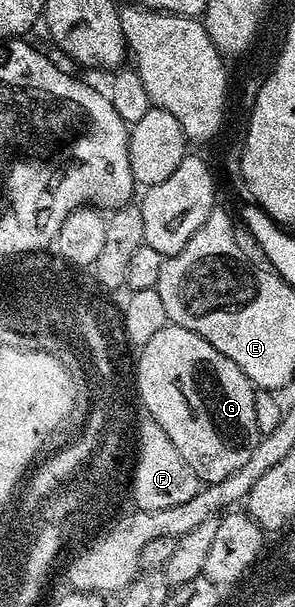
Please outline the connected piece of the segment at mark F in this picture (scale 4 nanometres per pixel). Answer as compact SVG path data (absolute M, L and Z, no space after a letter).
M144 421L138 427L138 450L135 453L135 468L131 476L130 495L137 508L142 511L168 509L170 506L182 505L190 500L202 488L202 481L182 461L182 453L174 449L174 441L151 421Z

